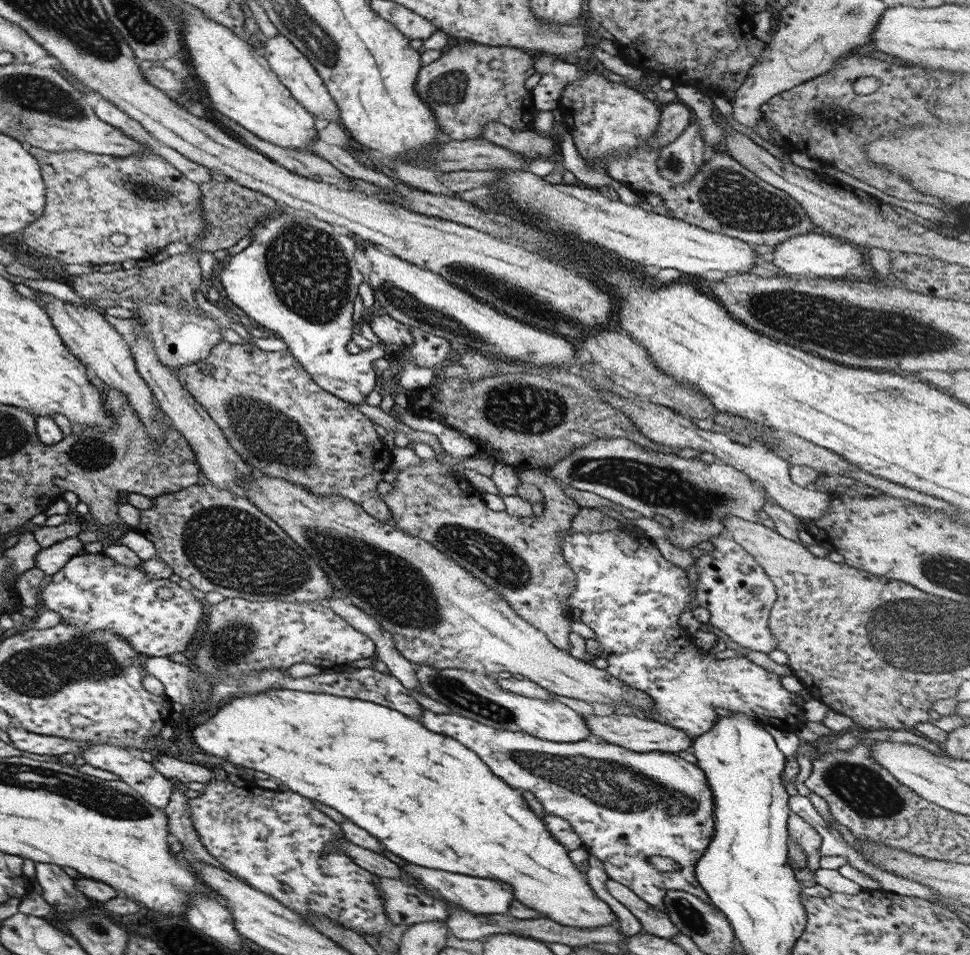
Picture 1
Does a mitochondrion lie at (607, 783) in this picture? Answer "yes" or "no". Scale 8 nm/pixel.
yes

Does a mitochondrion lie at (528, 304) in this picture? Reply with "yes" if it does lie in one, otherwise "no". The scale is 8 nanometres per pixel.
yes

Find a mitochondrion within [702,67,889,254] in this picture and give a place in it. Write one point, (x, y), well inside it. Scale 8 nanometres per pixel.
(829, 113)

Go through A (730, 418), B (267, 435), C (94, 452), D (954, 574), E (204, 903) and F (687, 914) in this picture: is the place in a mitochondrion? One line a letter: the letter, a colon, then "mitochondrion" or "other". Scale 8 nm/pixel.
A: other
B: mitochondrion
C: mitochondrion
D: mitochondrion
E: other
F: mitochondrion

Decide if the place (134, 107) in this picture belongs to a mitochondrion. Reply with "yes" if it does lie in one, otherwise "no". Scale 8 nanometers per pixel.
no

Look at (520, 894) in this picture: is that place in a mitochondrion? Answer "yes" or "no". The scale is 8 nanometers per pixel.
no

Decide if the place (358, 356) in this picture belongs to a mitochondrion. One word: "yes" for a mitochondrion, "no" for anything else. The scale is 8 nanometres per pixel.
no

